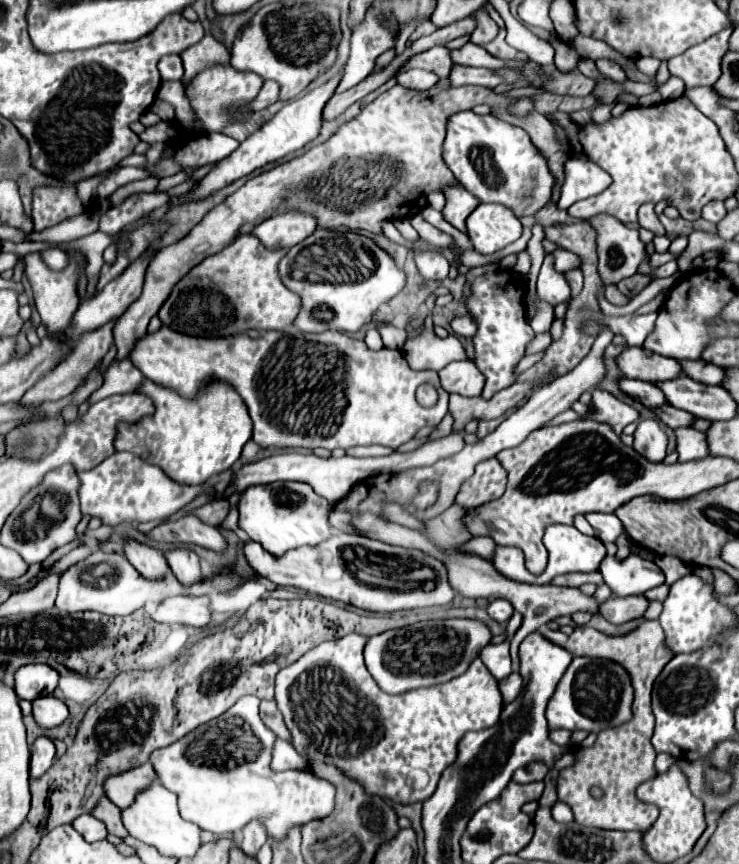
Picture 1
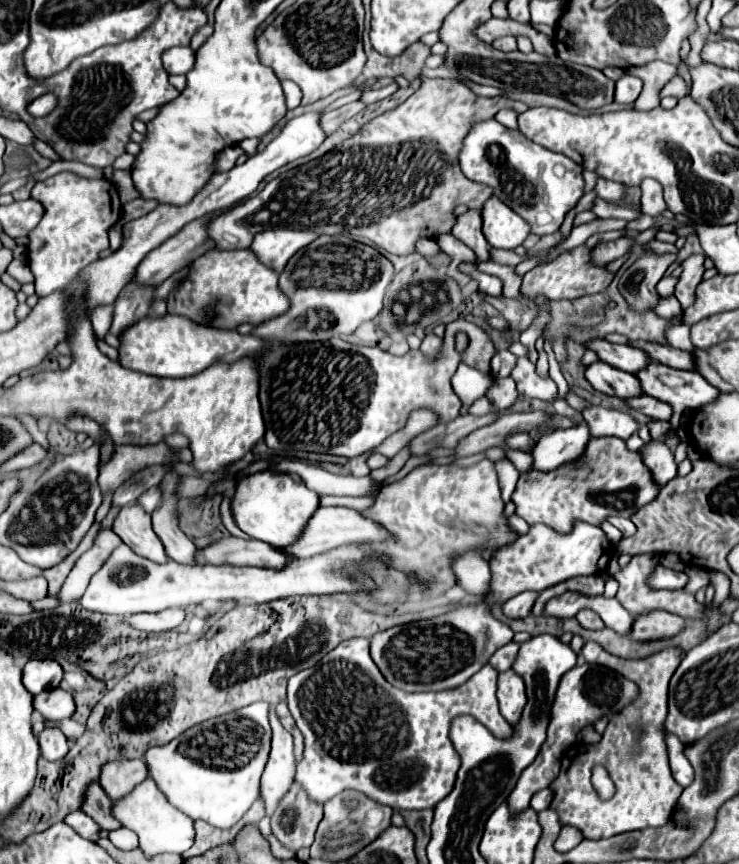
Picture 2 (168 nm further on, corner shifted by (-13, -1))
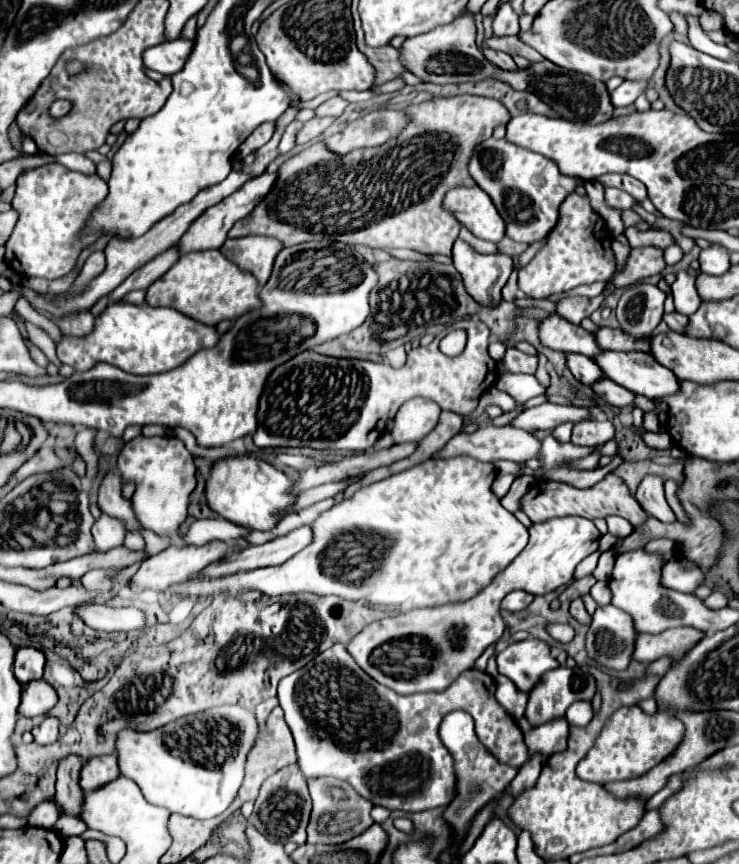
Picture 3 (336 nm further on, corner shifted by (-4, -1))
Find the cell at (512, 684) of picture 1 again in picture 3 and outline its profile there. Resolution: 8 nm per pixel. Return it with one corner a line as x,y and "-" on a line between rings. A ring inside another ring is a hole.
498,675
496,677
496,683
498,683
498,689
496,689
496,699
500,701
500,705
504,705
504,709
518,721
524,717
524,711
526,711
526,701
528,701
528,693
516,689
516,685
504,677
504,675

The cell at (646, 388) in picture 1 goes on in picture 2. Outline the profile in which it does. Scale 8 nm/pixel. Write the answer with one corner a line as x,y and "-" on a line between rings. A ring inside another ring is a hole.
603,361
593,363
585,371
587,381
601,393
605,395
617,395
621,399
631,399
631,397
641,397
645,395
641,389
641,381
617,367
605,365

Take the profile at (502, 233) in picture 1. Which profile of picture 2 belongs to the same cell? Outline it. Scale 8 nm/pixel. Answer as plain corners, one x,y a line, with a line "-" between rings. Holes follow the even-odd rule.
489,197
483,205
483,235
495,249
515,249
531,233
529,223
497,197

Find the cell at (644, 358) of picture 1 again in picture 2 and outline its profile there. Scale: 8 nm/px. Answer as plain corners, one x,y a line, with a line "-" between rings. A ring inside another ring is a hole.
591,341
587,345
589,349
597,351
599,359
621,369
621,371
629,371
629,373
639,373
643,369
647,369
647,365
651,363
649,355
643,349
637,349
633,345
613,345
609,341

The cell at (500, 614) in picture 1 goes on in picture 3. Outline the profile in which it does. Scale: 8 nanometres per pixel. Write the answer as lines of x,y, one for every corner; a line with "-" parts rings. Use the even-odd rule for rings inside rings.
512,591
504,597
502,601
502,609
506,611
520,611
520,609
526,609
528,603
532,603
532,595
526,593
526,591

